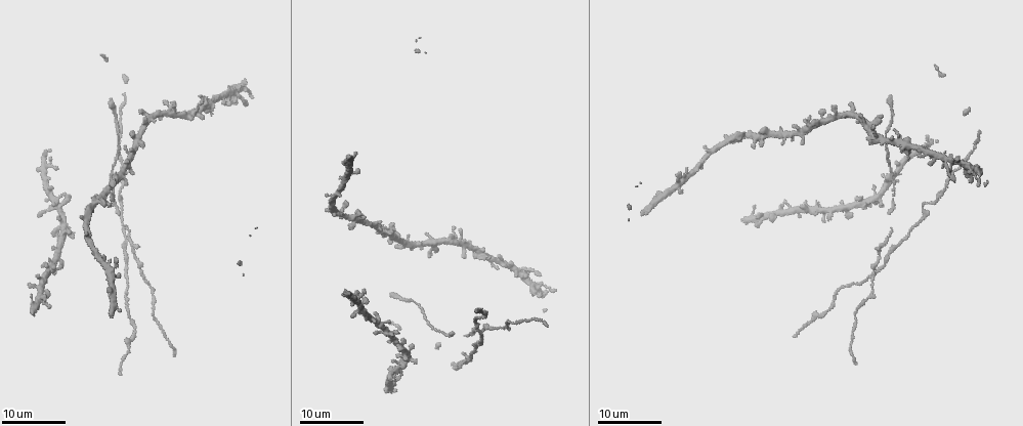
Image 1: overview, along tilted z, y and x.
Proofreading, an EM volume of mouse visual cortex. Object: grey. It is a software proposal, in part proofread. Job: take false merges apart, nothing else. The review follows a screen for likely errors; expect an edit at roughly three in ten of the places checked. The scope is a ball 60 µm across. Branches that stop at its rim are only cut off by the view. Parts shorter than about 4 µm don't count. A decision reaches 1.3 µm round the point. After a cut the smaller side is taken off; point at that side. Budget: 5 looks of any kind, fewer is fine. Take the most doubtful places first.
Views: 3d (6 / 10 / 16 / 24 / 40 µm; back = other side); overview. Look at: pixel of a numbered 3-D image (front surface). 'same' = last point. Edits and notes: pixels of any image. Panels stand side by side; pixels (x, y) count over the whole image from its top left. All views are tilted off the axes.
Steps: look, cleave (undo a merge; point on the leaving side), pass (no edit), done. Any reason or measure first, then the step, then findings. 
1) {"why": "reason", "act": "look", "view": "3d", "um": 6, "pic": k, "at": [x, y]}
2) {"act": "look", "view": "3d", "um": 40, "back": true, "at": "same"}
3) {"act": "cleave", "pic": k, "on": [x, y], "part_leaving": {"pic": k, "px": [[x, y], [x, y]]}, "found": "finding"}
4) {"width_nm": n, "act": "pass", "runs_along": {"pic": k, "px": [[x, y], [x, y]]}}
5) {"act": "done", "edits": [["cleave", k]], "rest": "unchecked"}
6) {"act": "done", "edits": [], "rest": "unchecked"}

{"act": "look", "view": "3d", "um": 24, "pic": 1, "at": [112, 269]}

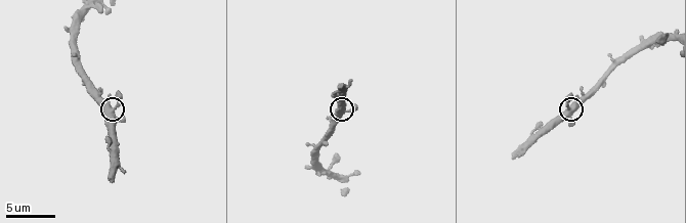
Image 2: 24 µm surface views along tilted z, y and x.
{"why": "closer look", "act": "look", "view": "3d", "um": 6, "pic": 2, "at": [115, 107]}

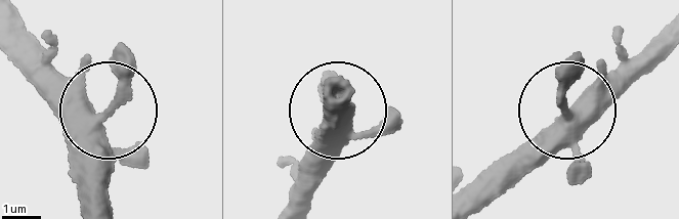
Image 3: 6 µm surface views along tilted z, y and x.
{"width_nm": 360, "act": "pass", "runs_along": {"pic": 3, "px": [[13, 26], [55, 79], [108, 122], [103, 207]]}, "found": "continuous, no second cell"}

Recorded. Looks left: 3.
{"why": "two arms in line, one across", "act": "look", "view": "3d", "um": 16, "pic": 1, "at": [474, 335]}

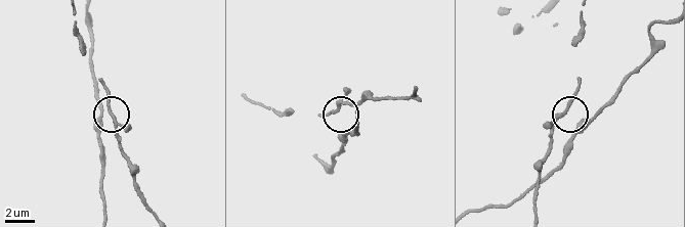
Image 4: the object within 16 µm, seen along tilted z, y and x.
{"act": "look", "view": "3d", "um": 10, "pic": 4, "at": [567, 106]}

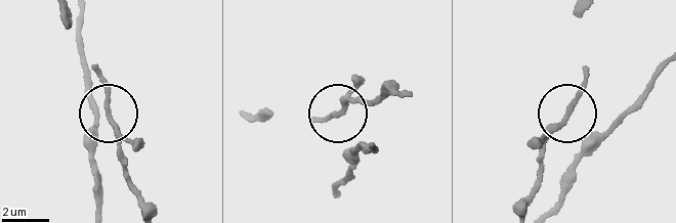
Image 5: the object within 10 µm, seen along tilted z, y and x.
{"width_nm": 150, "act": "pass", "found": "one cell here"}

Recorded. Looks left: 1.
{"act": "done", "edits": [], "rest": "unchecked"}

